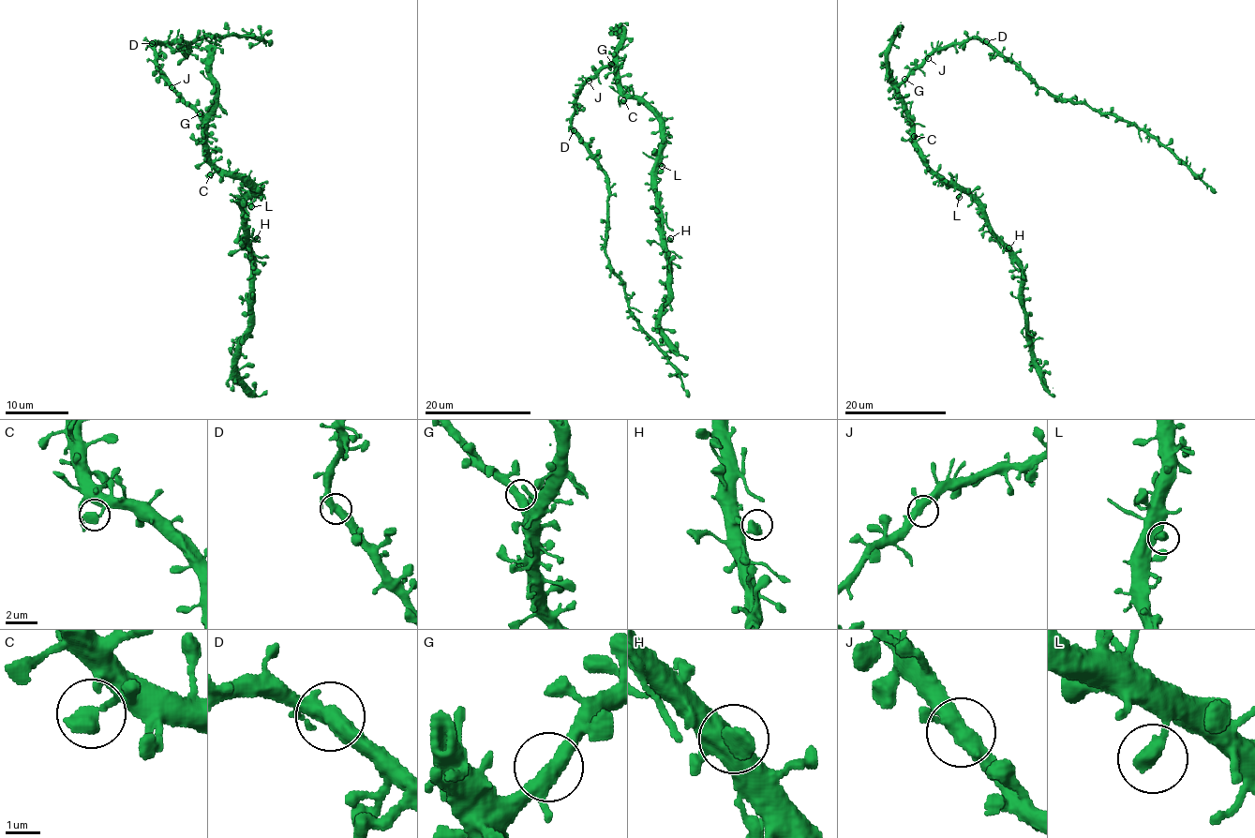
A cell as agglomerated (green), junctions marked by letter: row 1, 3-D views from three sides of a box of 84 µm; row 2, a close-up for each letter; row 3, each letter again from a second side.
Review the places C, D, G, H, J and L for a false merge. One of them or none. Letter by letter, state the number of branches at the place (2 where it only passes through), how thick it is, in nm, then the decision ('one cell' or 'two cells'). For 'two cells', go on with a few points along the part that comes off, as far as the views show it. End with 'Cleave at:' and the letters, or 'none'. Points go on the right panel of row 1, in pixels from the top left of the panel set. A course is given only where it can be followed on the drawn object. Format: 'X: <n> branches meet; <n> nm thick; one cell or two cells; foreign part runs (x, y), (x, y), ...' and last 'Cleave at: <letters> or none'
C: 1 branches meet; 550 nm thick; one cell
D: 3 branches meet; 400 nm thick; one cell
G: 3 branches meet; 360 nm thick; one cell
H: 1 branches meet; 550 nm thick; one cell
J: 3 branches meet; 400 nm thick; one cell
L: 1 branches meet; 550 nm thick; one cell
Cleave at: none

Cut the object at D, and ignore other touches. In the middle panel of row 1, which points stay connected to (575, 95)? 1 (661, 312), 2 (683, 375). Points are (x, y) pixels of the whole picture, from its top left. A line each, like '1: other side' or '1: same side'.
1: same side
2: other side

